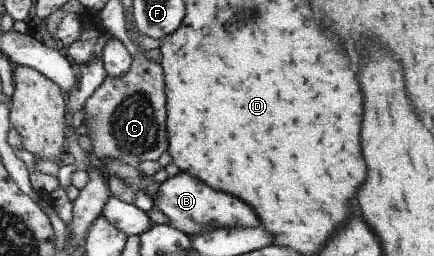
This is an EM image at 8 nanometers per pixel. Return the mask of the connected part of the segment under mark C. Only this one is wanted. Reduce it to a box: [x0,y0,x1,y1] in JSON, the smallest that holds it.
[78,36,169,167]

